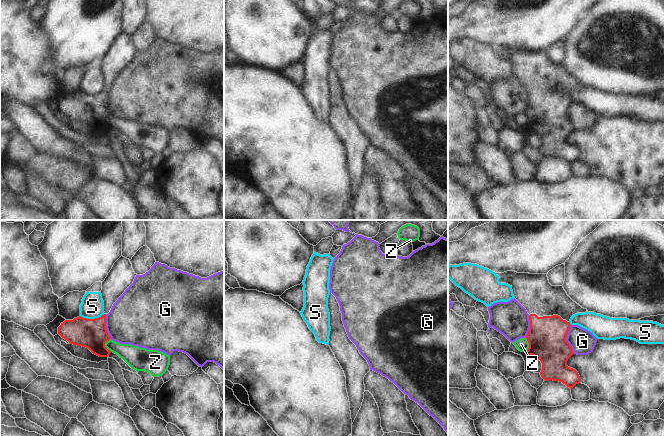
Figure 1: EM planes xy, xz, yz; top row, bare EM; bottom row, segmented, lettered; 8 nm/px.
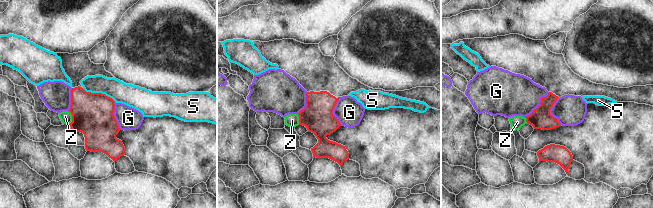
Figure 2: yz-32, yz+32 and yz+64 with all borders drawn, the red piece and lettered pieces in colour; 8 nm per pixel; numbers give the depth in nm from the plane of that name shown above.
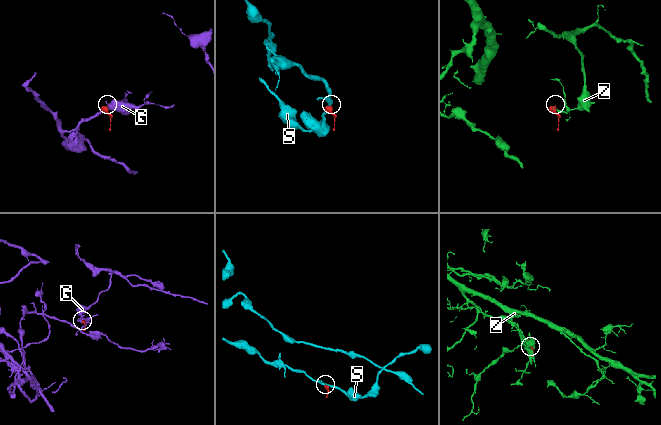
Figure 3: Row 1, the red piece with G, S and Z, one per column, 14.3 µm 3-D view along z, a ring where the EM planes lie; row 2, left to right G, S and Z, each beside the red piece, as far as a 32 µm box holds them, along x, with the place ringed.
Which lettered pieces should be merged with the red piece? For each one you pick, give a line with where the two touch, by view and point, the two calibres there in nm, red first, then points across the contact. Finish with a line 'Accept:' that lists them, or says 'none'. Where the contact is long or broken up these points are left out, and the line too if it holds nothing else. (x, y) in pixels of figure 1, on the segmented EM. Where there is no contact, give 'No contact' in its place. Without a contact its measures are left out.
Accept: none

